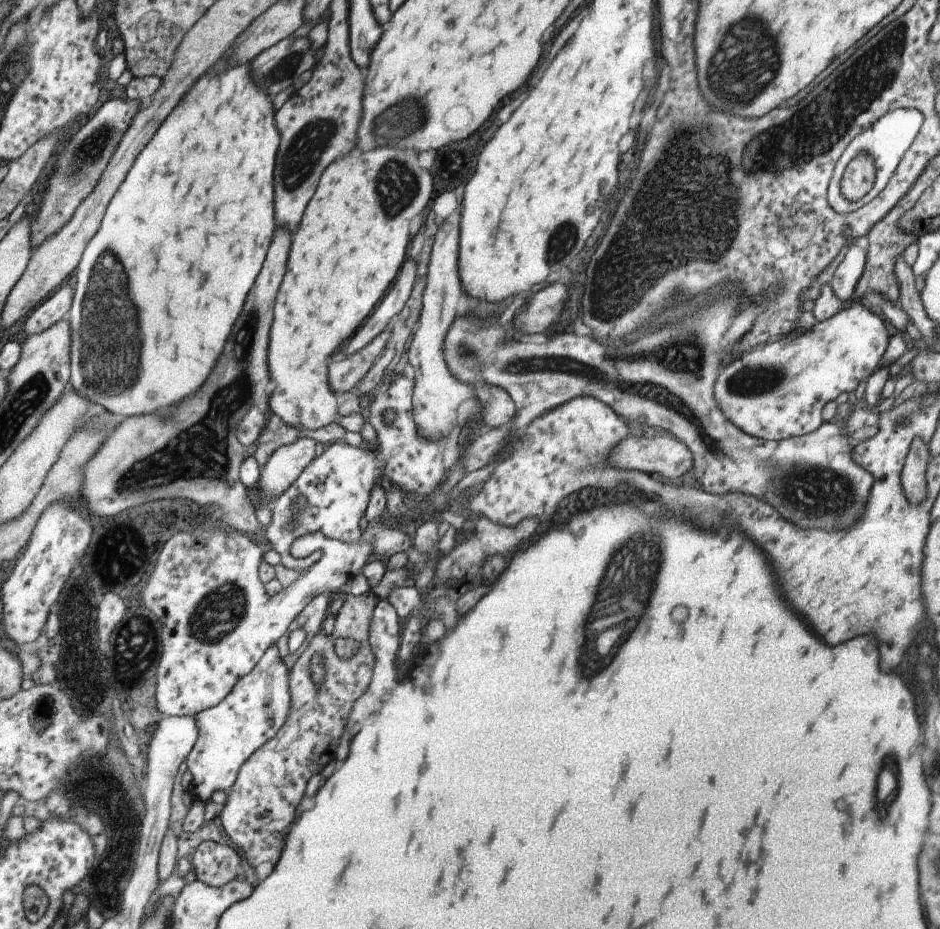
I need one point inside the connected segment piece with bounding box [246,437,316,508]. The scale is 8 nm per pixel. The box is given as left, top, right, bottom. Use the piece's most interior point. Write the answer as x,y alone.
286,464

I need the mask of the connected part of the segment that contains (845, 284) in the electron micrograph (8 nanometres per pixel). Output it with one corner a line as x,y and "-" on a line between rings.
852,242
829,284
837,298
846,305
852,301
856,284
858,284
858,280
863,275
866,254
860,246

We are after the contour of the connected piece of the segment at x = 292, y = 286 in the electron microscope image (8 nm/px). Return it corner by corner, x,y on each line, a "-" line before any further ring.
384,146
384,148
370,150
370,152
362,152
358,156
351,152
342,156
342,158
336,158
336,162
332,162
324,170
318,181
314,196
312,196
306,212
304,212
304,218
302,218
302,222
300,222
296,232
292,235
292,246
290,246
286,276
284,276
284,282
280,286
280,292
278,292
278,298
276,298
276,304
274,304
274,324
272,324
272,332
270,332
270,348
267,350
267,359
269,377
276,384
276,388
264,404
268,413
280,416
282,422
286,422
288,426
306,428
306,430
318,430
318,428
334,424
340,419
338,416
338,395
330,388
326,360
332,354
337,353
344,343
356,334
361,324
368,318
369,314
372,314
378,302
387,293
393,280
397,278
396,274
398,274
398,270
400,270
407,258
406,253
410,244
410,222
412,222
414,216
422,214
424,208
431,204
432,192
434,192
434,180
429,172
426,172
424,168
420,168
418,154
412,152
412,150
400,150
400,148

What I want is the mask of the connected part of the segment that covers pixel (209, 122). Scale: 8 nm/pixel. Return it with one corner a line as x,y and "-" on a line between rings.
220,58
210,70
198,79
198,82
185,94
180,104
164,119
152,140
140,152
136,162
116,194
112,197
100,230
88,242
82,258
75,269
75,294
68,319
72,327
72,346
70,352
70,384
80,396
87,398
97,409
110,411
116,418
140,416
145,414
162,414
170,416
170,410
180,402
188,400
200,390
208,376
212,374
216,358
222,352
222,346
240,316
244,300
262,270
262,262
275,232
274,222
274,166
276,152
280,146
280,132
274,124
274,106
272,100
262,88
252,82
250,66
230,66

